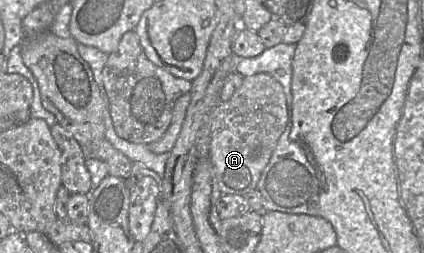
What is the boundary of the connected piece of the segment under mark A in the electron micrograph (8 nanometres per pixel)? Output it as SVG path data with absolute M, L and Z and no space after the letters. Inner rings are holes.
M268 73L244 76L231 98L211 113L209 160L221 193L246 195L257 188L287 123L286 97L281 84Z

